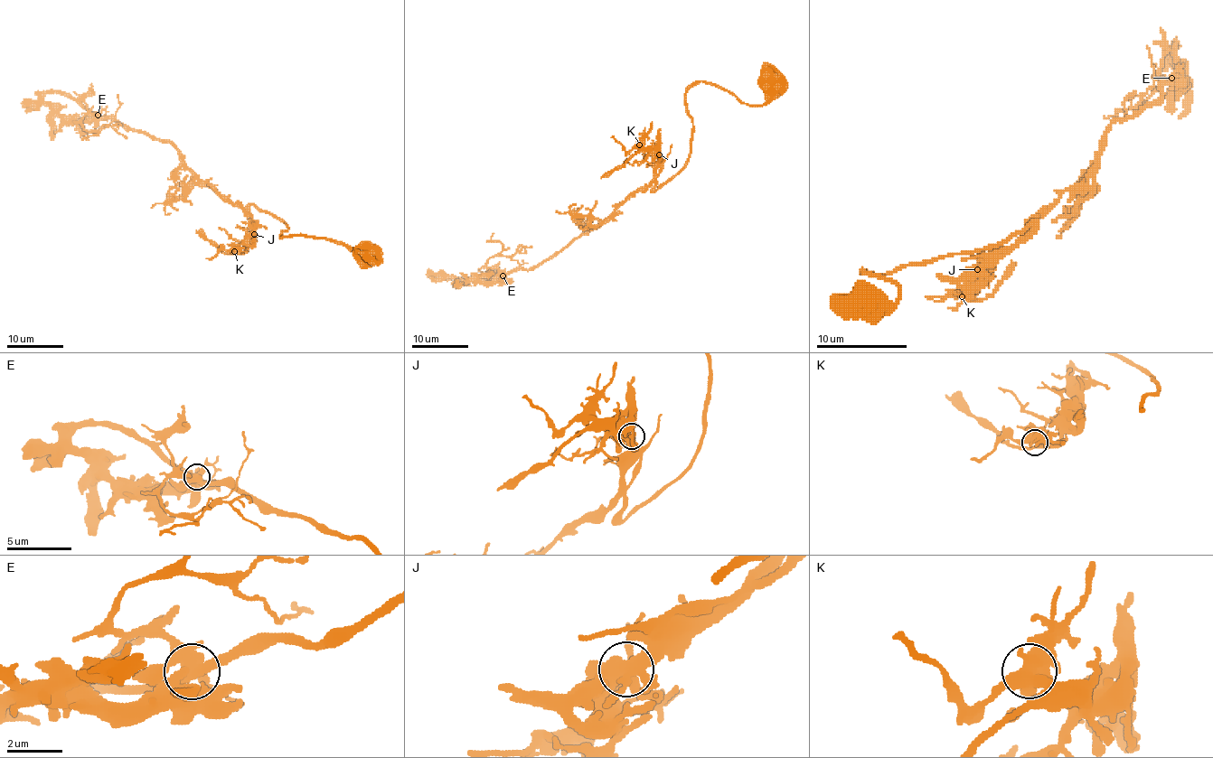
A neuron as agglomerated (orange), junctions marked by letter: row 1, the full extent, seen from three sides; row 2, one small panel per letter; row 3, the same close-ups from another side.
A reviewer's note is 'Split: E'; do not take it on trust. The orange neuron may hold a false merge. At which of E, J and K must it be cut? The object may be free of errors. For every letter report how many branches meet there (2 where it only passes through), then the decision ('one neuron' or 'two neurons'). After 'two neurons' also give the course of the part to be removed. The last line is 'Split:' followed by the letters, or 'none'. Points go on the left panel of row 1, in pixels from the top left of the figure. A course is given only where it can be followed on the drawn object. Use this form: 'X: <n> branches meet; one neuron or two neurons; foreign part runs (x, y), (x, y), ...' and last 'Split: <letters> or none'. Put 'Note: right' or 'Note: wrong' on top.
Note: right
E: 6 branches meet; two neurons; foreign part runs (97, 115), (86, 115), (81, 126), (89, 131), (104, 128), (116, 118), (119, 101), (117, 95)
J: 5 branches meet; one neuron
K: 5 branches meet; one neuron
Split: E

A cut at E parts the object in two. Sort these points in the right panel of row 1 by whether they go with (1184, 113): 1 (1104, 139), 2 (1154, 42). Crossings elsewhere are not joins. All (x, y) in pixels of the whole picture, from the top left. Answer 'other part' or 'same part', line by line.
1: same part
2: other part

